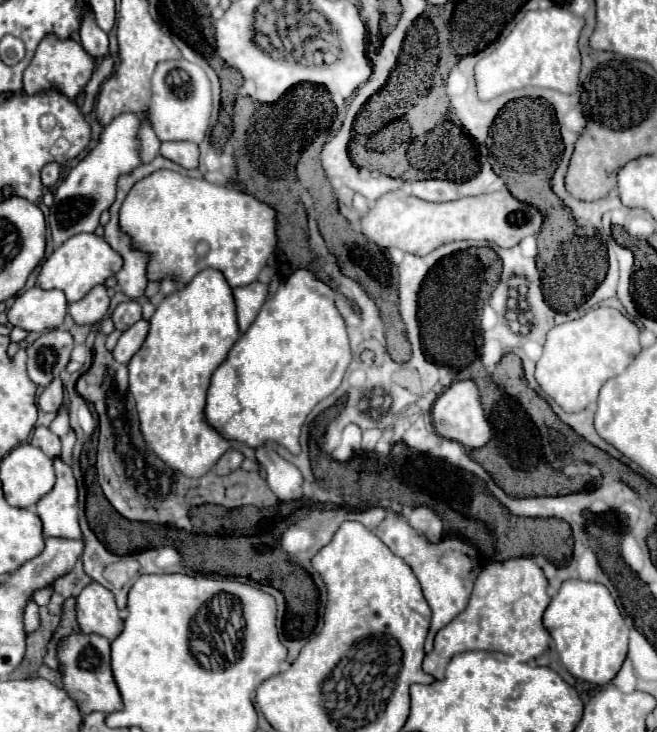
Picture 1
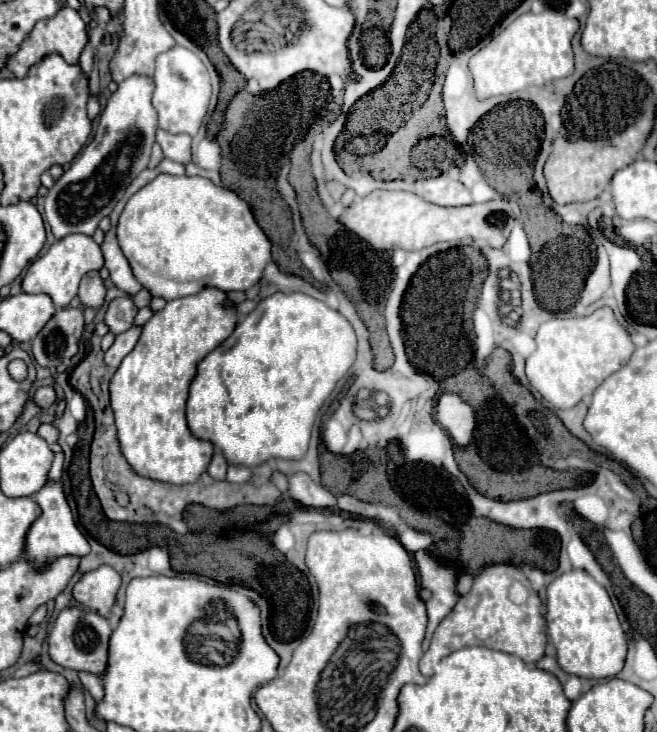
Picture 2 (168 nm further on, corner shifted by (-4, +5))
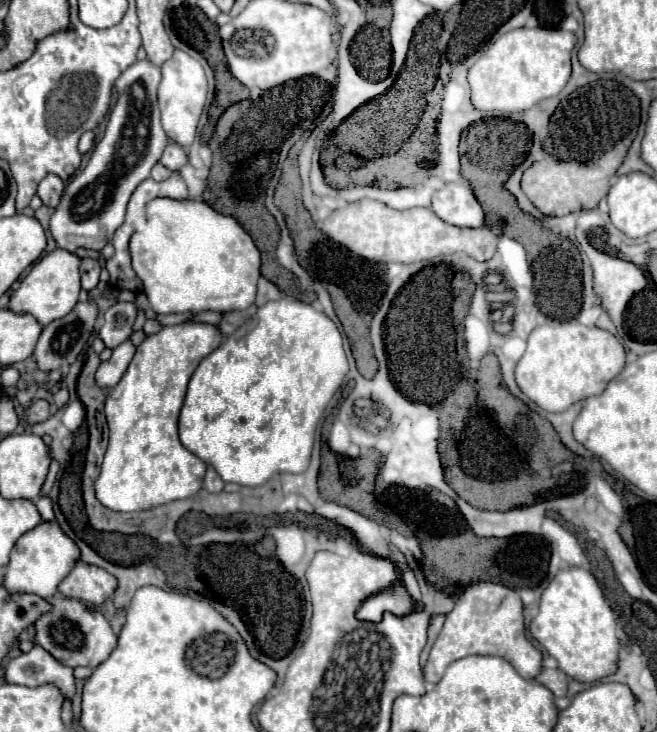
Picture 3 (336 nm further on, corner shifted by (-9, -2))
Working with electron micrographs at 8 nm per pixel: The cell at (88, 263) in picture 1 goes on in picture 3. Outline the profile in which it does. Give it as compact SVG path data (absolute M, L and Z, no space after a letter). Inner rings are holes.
M54 249L32 265L32 271L20 281L20 287L10 295L10 309L16 313L30 313L44 327L62 319L78 303L80 295L80 263L82 259L70 251Z

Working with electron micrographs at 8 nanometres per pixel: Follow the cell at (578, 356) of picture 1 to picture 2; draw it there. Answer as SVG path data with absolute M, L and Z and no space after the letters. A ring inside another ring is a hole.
M601 308L583 318L555 318L539 326L537 348L525 360L529 384L555 408L573 408L611 374L621 370L633 352L627 330L609 308Z

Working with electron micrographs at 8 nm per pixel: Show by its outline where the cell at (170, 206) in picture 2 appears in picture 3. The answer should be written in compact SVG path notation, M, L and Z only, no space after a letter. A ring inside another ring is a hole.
M152 199L146 207L146 223L130 239L132 269L144 283L150 307L164 313L200 313L200 311L240 311L256 299L260 279L260 251L250 233L230 215L218 213L206 201L198 199Z

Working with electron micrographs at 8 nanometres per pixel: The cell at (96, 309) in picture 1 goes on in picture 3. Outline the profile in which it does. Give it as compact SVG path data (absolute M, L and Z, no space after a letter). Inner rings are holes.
M82 259L80 273L82 273L82 289L88 293L96 289L100 277L100 263L96 259Z

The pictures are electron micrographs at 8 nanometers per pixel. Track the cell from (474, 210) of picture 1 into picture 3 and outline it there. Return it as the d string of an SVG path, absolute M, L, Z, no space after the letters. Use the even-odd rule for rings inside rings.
M360 199L356 203L348 203L342 209L336 209L324 223L322 231L348 247L352 253L376 261L376 263L416 263L424 259L432 259L438 255L450 255L466 251L470 257L478 261L486 261L496 253L496 245L502 235L502 227L480 227L480 229L468 229L468 227L456 227L446 221L442 221L438 215L434 215L430 209L414 207L406 211L392 209L380 201L372 199Z

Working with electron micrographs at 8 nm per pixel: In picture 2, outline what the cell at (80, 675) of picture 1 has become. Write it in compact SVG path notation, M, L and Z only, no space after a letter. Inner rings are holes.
M69 606L59 612L59 616L53 622L53 630L49 632L47 644L49 644L49 656L53 662L73 668L73 670L87 670L101 674L107 666L107 648L109 648L109 636L111 626L107 618L99 616L93 610L87 610L83 606Z

